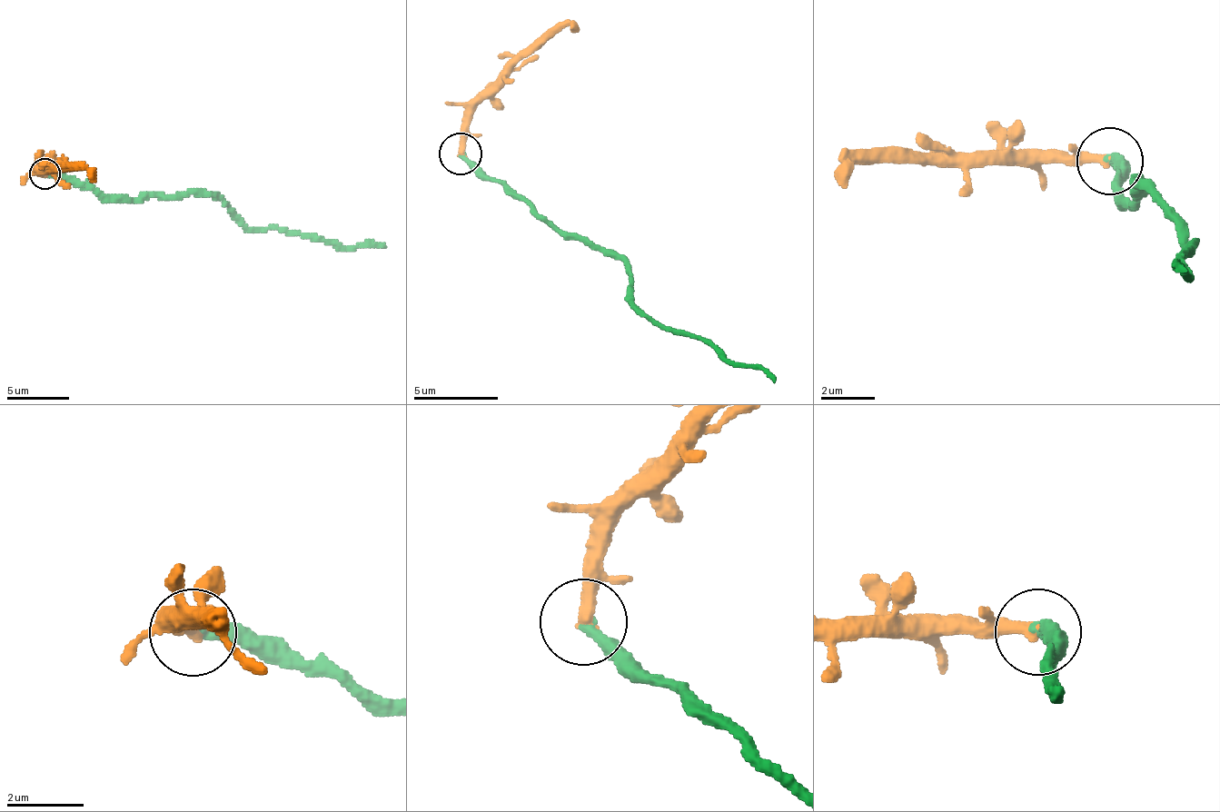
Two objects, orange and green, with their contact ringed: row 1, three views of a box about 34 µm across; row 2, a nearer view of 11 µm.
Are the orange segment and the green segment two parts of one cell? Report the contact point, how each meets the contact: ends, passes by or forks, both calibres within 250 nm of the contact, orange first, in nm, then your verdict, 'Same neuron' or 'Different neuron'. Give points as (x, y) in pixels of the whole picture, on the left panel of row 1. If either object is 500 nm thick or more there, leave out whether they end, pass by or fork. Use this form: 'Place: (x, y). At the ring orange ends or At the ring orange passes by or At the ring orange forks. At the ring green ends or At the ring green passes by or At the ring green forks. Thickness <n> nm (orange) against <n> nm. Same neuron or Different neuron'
Place: (44, 173). At the ring orange ends. At the ring green ends. Thickness 360 nm (orange) against 280 nm. Different neuron

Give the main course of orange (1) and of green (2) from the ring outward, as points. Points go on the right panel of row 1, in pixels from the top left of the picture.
1: (1109, 160), (861, 154), (847, 186)
2: (1109, 160), (1114, 199), (1135, 200), (1137, 178), (1190, 243), (1171, 258), (1186, 274), (1172, 272), (1185, 269)

